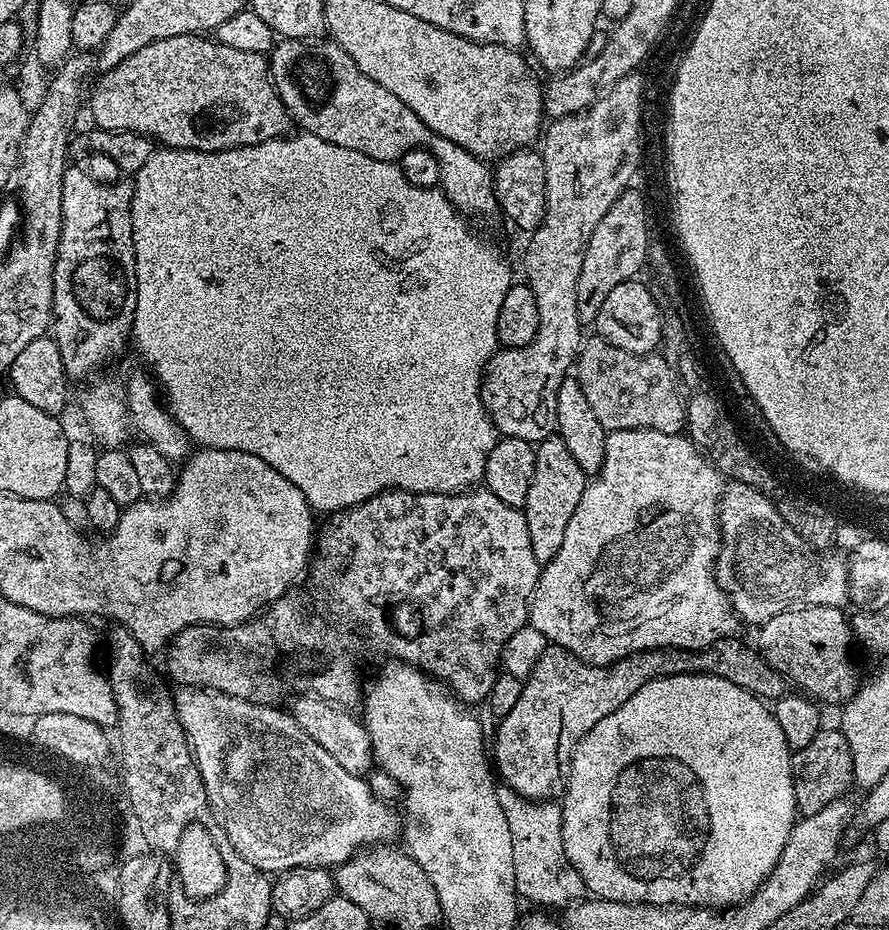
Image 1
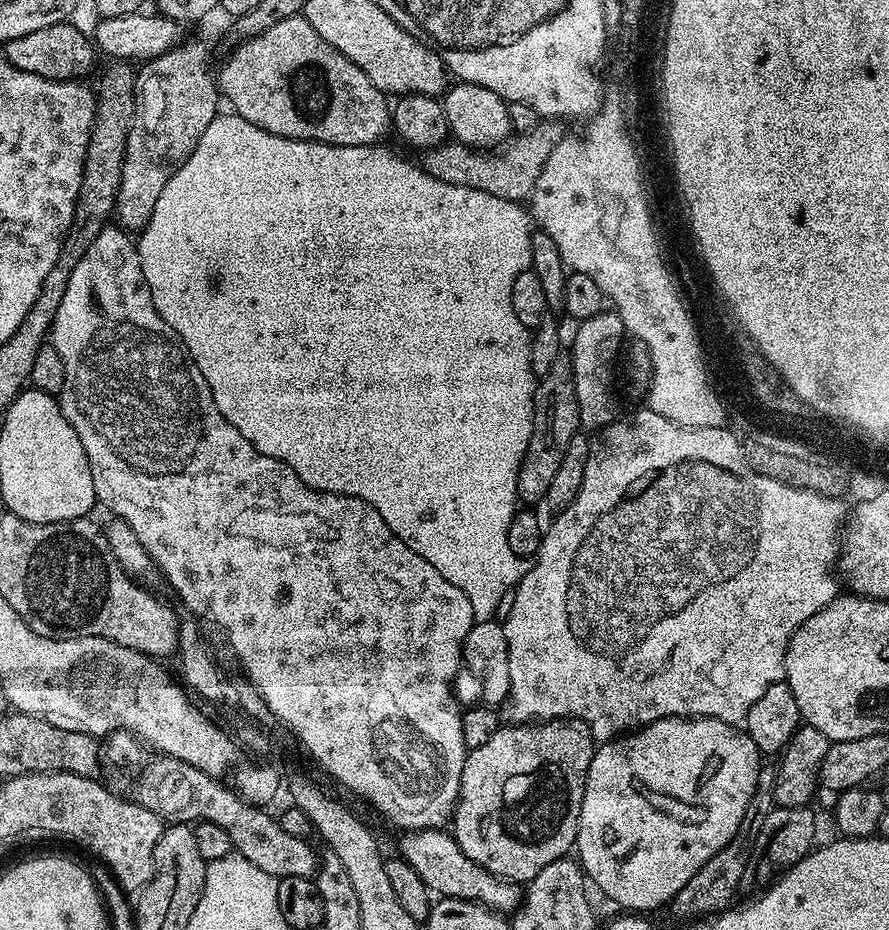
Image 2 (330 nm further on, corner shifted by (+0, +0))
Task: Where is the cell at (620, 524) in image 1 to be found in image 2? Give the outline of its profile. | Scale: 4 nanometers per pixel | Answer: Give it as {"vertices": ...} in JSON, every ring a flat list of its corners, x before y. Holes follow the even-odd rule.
{"vertices":[[647,406,641,408,641,412,632,412,629,416,621,415,613,424,607,424,595,433,596,440,594,436,590,444,586,475,582,478,582,490,578,490,578,498,574,498,574,502,570,502,570,506,565,512,559,513,553,519,556,521,552,525,547,525,544,537,540,540,540,548,536,551,534,563,511,593,510,603,507,605,507,608,509,607,508,617,503,617,502,620,506,634,506,646,510,654,510,690,507,700,502,705,502,716,505,721,511,722,513,725,568,720,569,718,581,720,592,731,593,741,596,742,615,740,633,730,642,729,648,724,665,720,671,716,721,720,727,724,739,725,741,722,747,721,750,706,754,706,754,702,758,702,758,698,762,698,762,694,766,694,766,690,770,690,770,686,784,680,784,659,794,630,798,630,798,626,802,626,802,622,806,622,806,618,814,618,814,614,818,614,818,610,822,610,838,595,838,589,836,589,838,559,833,553,836,550,836,527,841,515,839,504,821,500,817,492,786,486,774,478,766,478,762,474,758,474,749,466,748,459,744,456,744,449,734,444,732,438,721,432,719,428,683,428,662,418,662,414,653,412]]}

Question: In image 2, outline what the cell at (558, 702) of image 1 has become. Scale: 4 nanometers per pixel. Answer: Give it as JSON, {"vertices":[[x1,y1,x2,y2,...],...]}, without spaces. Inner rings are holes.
{"vertices":[[549,720,539,726,532,722,515,726,502,726,494,734,494,738,490,738,490,742,485,742,484,745,471,749,462,766,460,797,456,799,456,809,453,810,450,821,450,835,455,838,462,854,466,858,470,858,470,862,485,868,490,874,494,874,503,880,510,880,517,886,527,885,528,881,538,874,542,874,542,870,546,870,546,866,550,866,550,862,565,859,573,851,576,842,584,787,588,781,588,771,590,770,593,751,592,731,581,720,572,720,571,722,568,720]]}

